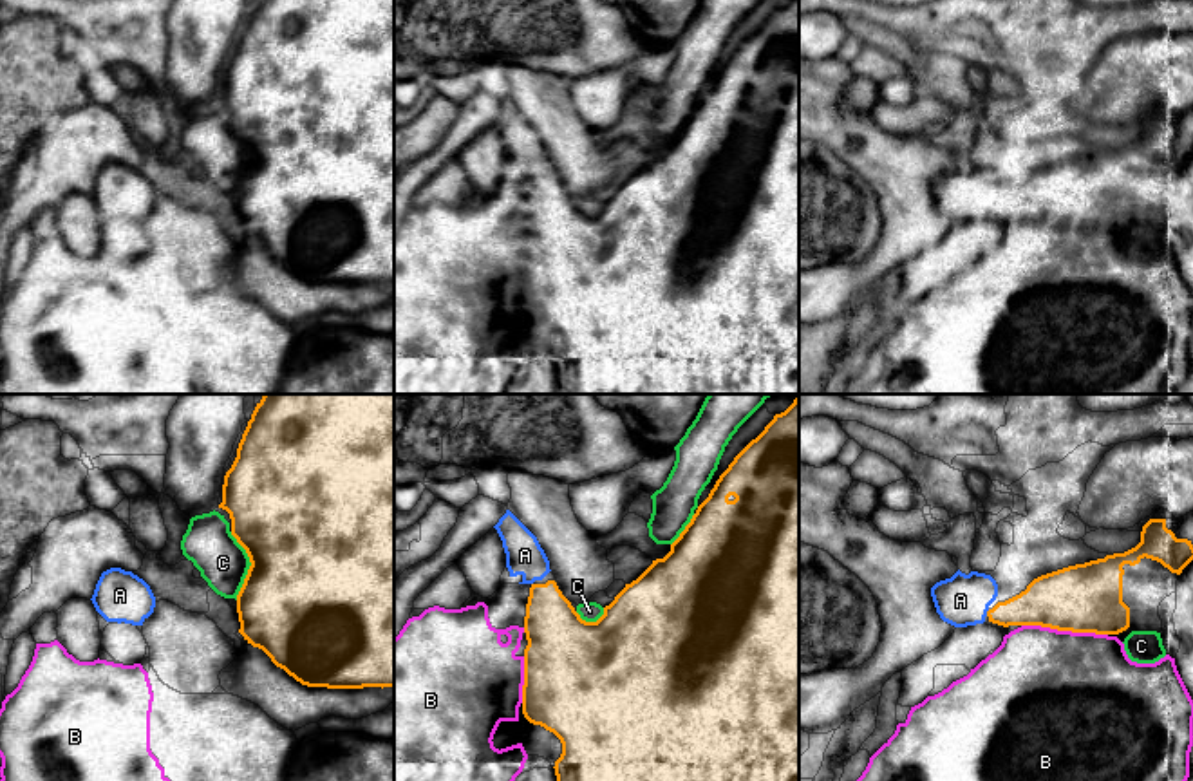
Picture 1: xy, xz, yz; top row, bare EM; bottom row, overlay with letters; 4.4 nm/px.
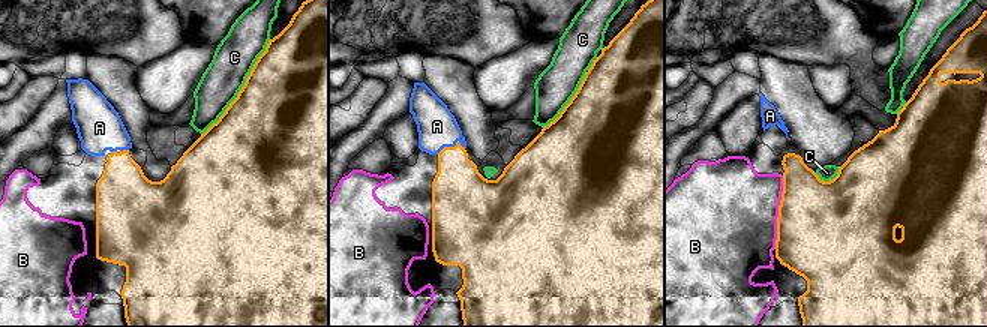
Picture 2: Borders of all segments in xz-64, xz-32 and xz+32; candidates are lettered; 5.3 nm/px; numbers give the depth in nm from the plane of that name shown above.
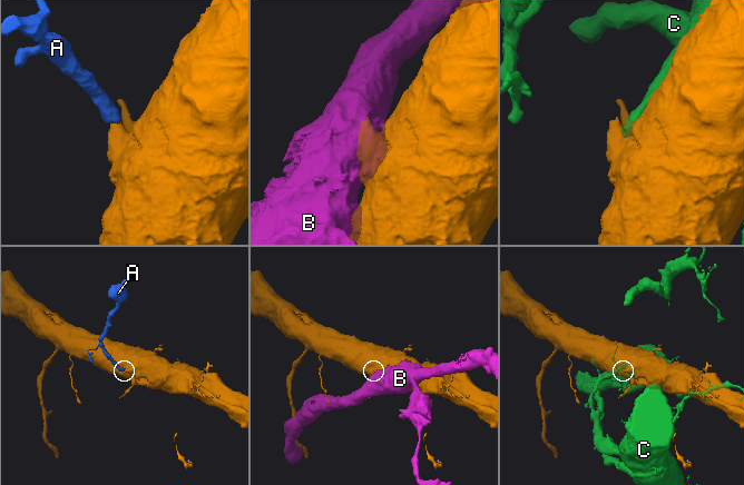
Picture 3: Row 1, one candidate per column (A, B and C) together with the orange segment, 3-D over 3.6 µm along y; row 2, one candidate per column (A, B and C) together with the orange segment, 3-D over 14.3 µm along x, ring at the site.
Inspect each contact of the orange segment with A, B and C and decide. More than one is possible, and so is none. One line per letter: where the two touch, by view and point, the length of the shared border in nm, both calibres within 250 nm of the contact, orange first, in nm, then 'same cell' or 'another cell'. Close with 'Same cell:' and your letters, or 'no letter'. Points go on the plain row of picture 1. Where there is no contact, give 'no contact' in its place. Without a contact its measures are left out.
A: meets orange in yz at (987, 208); contact 40 nm long; 190 nm thick on the orange side, 220 nm on the other; same cell
B: meets orange in yz at (1065, 225); contact 380 nm long; 300 nm thick on the orange side, 500 nm on the other; another cell
C: meets orange in xy at (250, 161); contact 300 nm long; 500 nm thick on the orange side, 220 nm on the other; another cell
Same cell: A

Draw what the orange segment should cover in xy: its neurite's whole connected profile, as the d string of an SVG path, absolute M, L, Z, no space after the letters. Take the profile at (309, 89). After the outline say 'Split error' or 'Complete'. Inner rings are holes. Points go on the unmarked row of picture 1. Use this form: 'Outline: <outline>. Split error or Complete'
Outline: M257 0L224 71L219 103L230 108L231 130L251 157L237 190L239 228L244 235L307 282L394 282L394 0Z. Complete

